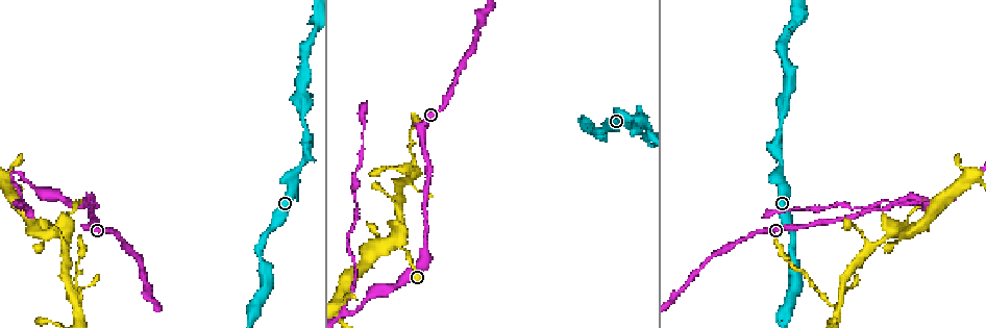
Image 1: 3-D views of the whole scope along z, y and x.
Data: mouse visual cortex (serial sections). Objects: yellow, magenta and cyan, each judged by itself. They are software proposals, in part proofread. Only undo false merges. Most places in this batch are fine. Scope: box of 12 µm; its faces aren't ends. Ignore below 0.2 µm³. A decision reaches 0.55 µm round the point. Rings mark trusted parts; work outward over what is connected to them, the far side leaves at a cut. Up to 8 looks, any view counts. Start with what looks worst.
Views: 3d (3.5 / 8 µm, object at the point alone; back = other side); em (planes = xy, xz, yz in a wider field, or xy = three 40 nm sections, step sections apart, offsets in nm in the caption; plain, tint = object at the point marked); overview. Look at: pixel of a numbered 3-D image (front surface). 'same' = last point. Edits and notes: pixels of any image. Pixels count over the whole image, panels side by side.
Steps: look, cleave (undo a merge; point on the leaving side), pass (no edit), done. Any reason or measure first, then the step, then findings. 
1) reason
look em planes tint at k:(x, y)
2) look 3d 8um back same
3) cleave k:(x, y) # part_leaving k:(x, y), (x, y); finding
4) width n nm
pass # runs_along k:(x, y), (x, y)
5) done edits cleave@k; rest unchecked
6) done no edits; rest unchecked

arms part here
look 3d 8um back at 1:(345, 311)

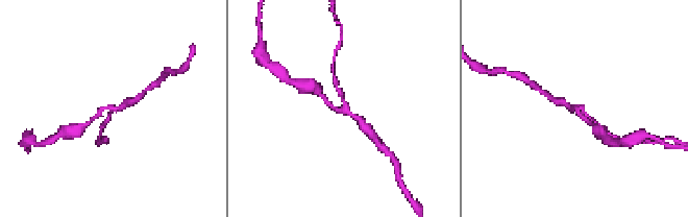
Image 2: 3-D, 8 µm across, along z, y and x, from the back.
look em planes tint at 2:(343, 107)

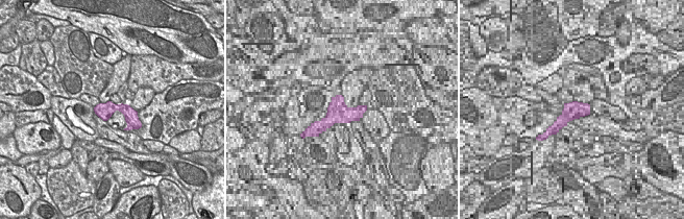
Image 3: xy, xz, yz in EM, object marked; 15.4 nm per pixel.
pass # runs_along 3:(97, 108), (121, 107), (137, 125); one cell here

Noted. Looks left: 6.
thick turns thin
look em xy step 1 tint at 1:(66, 227)

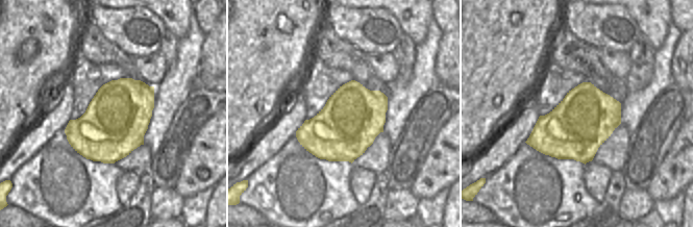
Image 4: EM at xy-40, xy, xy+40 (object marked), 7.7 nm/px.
look 3d 3.5um same

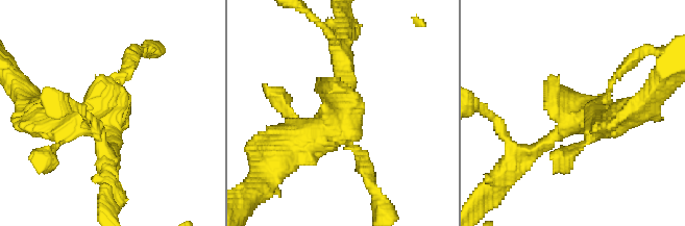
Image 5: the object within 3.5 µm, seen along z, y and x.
pass # runs_along 5:(132, 58), (107, 110), (46, 114); one cell here

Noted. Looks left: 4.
narrows sharply
look 3d 3.5um at 1:(791, 245)

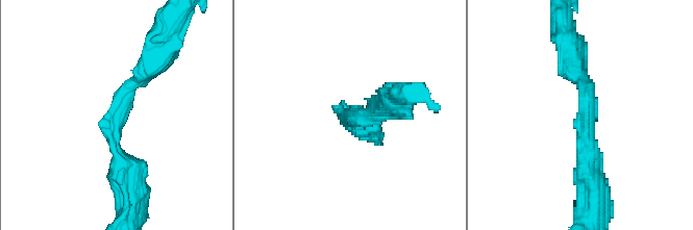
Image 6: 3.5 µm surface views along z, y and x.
arm_widths 250, 300 nm
look em planes tint at 6:(588, 120)

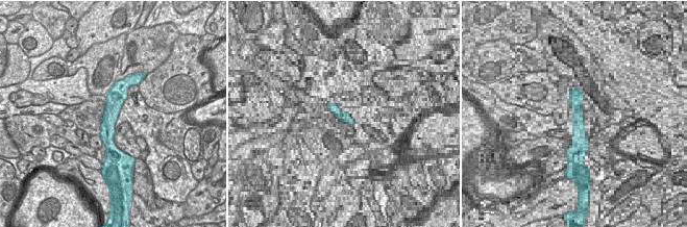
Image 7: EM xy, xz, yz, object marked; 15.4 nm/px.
pass # runs_along 7:(118, 84), (108, 120), (114, 150); all the same cell

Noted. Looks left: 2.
done no edits; rest unchecked

